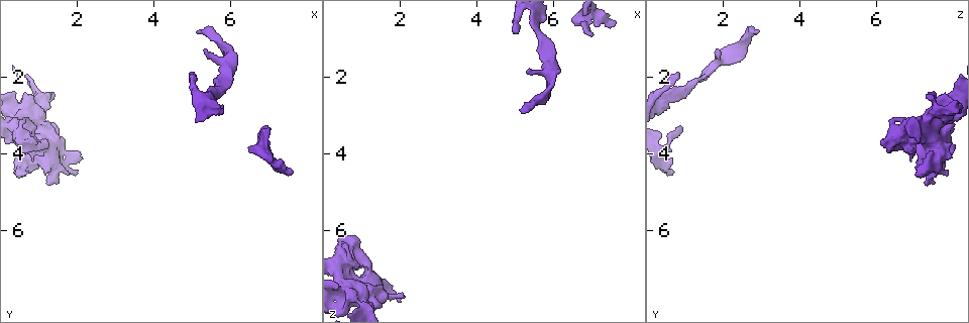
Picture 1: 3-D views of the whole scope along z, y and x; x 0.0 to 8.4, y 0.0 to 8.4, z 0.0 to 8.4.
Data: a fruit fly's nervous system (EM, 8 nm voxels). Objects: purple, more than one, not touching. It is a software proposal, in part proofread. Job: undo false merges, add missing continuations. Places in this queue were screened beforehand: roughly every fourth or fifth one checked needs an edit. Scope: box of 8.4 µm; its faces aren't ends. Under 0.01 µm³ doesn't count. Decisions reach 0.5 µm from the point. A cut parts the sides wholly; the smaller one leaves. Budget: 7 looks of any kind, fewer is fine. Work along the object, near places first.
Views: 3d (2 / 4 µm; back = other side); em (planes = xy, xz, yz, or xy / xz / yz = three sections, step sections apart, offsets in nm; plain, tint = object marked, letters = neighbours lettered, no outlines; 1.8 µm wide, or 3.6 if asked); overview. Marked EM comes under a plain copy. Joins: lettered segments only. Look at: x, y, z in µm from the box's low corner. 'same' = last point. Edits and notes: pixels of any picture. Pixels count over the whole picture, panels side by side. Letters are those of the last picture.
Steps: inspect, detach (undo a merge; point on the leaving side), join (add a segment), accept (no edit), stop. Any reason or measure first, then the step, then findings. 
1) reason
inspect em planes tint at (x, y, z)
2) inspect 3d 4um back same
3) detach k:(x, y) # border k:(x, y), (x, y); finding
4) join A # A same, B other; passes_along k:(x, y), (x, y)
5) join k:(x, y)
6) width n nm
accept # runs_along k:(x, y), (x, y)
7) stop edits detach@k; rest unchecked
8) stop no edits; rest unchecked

thin end
inspect em planes letters at (5.15, 0.85, 2.90)

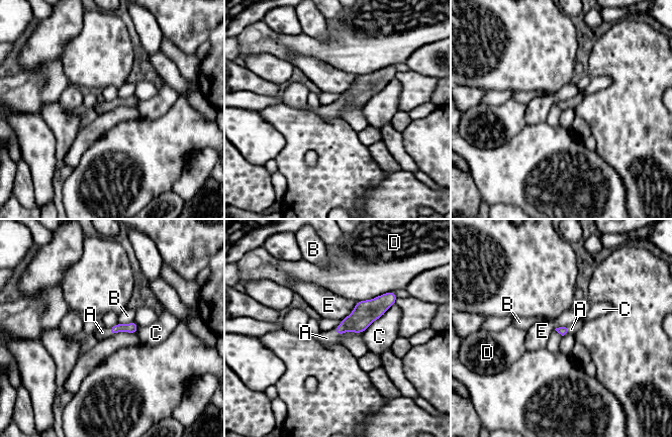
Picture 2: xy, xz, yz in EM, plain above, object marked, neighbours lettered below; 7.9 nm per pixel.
join A # A same, B other, C other, D other, E other; it goes on there

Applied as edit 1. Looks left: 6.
inspect overview

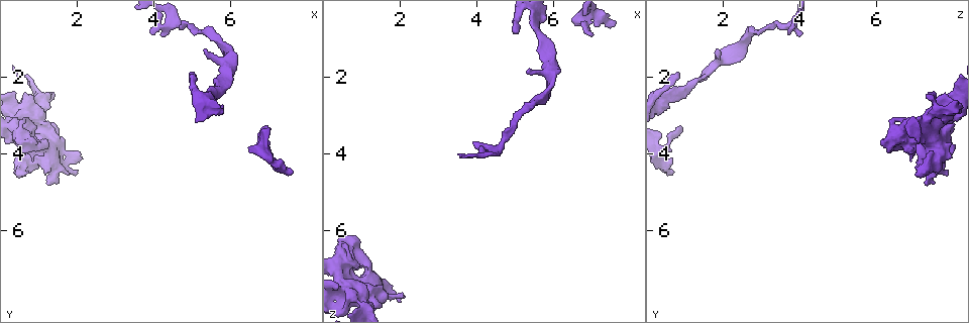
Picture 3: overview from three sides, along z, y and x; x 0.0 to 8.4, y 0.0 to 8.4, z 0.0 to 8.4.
inspect em planes letters at (5.05, 1.90, 0.90)

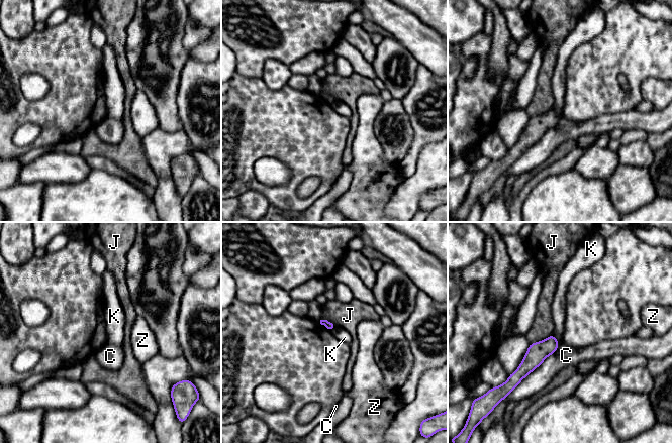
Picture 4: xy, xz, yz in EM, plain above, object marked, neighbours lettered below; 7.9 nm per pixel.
accept # C other, J other, K other, Z other; border 4:(552, 334), (559, 343); none of them fits

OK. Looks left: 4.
calibre changes
inspect 3d 2um at (1.05, 2.85, 7.95)

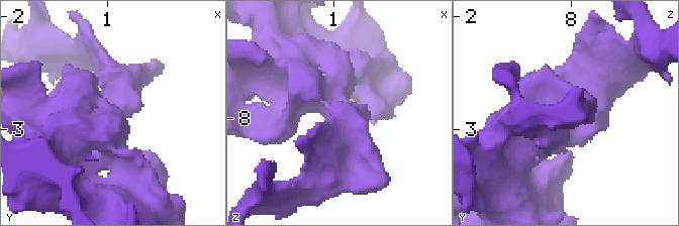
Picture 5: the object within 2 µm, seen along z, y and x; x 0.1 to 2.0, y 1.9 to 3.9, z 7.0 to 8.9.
need the tissue
inspect em 3.6um planes tint at (1.04, 2.84, 7.90)

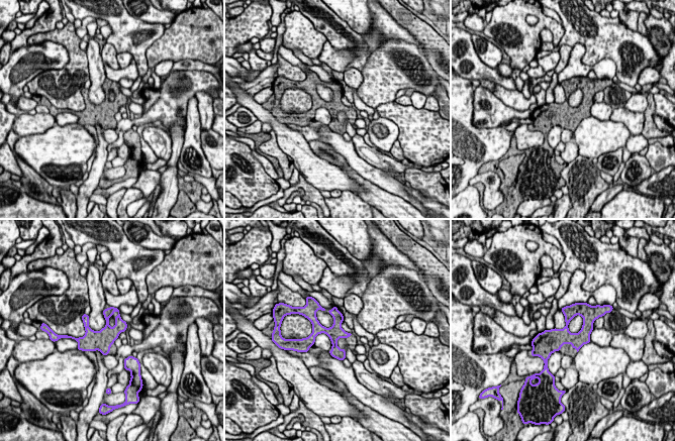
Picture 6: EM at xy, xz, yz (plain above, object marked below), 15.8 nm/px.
see the neighbours
inspect em 3.6um planes letters same

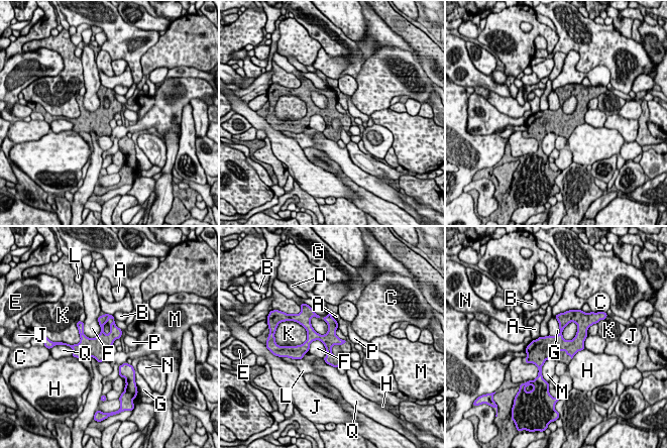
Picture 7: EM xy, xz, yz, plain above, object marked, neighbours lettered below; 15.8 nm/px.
accept # A other, B other, C other, D other, E other, F other, G other, H other, J other, K other, L other, M other, N other, P other, Q other; runs_along 7:(329, 317), (331, 331), (313, 337), (305, 348); one neuron here

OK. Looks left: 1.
stop edits join@2; rest unchecked

